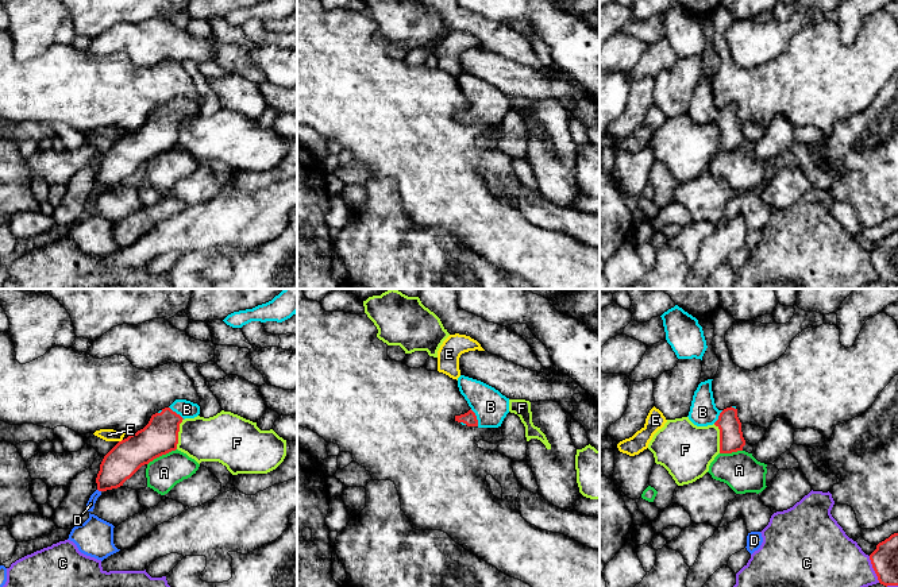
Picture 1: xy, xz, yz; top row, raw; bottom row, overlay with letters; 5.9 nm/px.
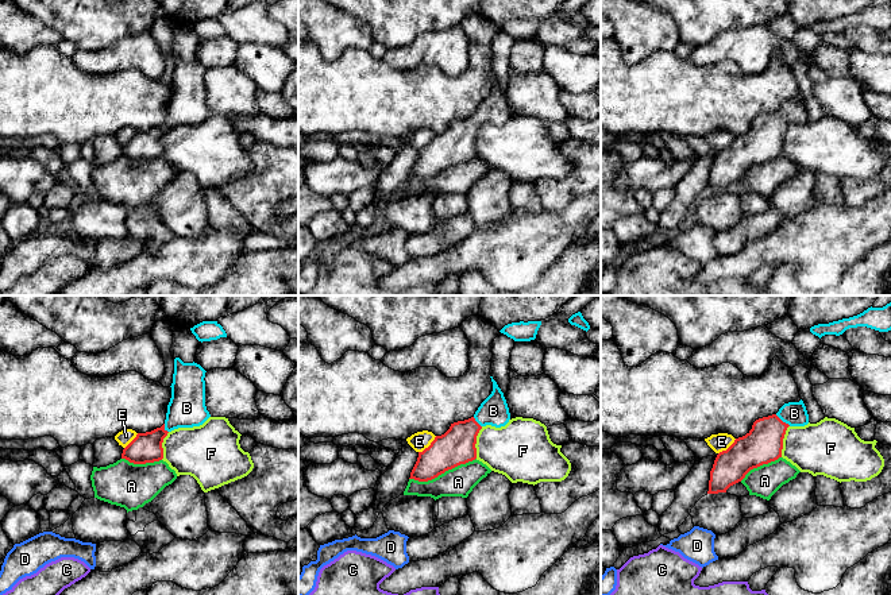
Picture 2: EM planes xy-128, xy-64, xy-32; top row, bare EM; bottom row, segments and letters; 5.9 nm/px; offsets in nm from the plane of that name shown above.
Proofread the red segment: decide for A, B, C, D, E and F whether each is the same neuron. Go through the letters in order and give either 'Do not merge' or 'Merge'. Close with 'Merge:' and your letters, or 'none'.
A: Do not merge
B: Merge
C: Do not merge
D: Do not merge
E: Do not merge
F: Do not merge
Merge: B

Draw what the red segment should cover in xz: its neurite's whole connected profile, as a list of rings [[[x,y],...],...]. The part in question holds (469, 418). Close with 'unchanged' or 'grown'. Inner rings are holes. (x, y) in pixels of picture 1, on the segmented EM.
[[[465,375],[458,378],[458,387],[471,409],[455,416],[455,421],[478,428],[501,426],[509,413],[509,398],[494,387]]] | grown

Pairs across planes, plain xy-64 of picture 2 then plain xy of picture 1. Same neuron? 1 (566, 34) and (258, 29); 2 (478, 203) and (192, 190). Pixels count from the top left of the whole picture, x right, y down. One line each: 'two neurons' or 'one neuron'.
1: one neuron
2: one neuron

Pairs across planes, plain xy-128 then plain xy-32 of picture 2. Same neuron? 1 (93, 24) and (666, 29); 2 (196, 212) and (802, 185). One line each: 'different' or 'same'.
1: different
2: same

